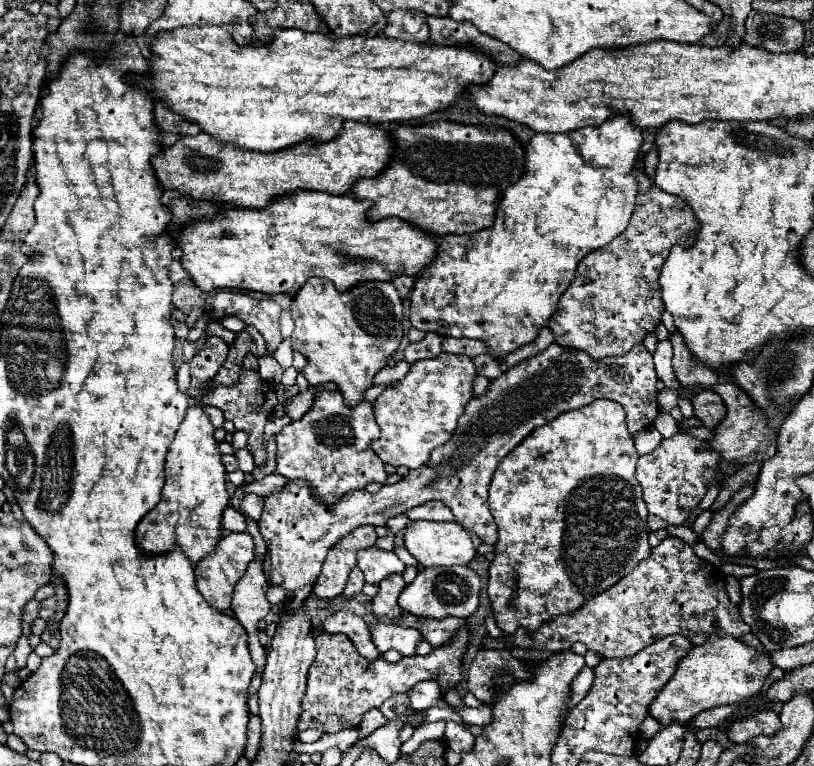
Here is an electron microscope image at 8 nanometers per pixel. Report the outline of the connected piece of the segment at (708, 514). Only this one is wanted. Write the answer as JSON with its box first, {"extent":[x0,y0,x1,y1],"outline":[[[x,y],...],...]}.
{"extent":[692,511,712,535],"outline":[[[702,511],[702,513],[696,517],[696,521],[694,521],[694,525],[692,525],[692,531],[694,531],[696,535],[702,535],[702,531],[708,527],[710,519],[712,519],[712,511]]]}

